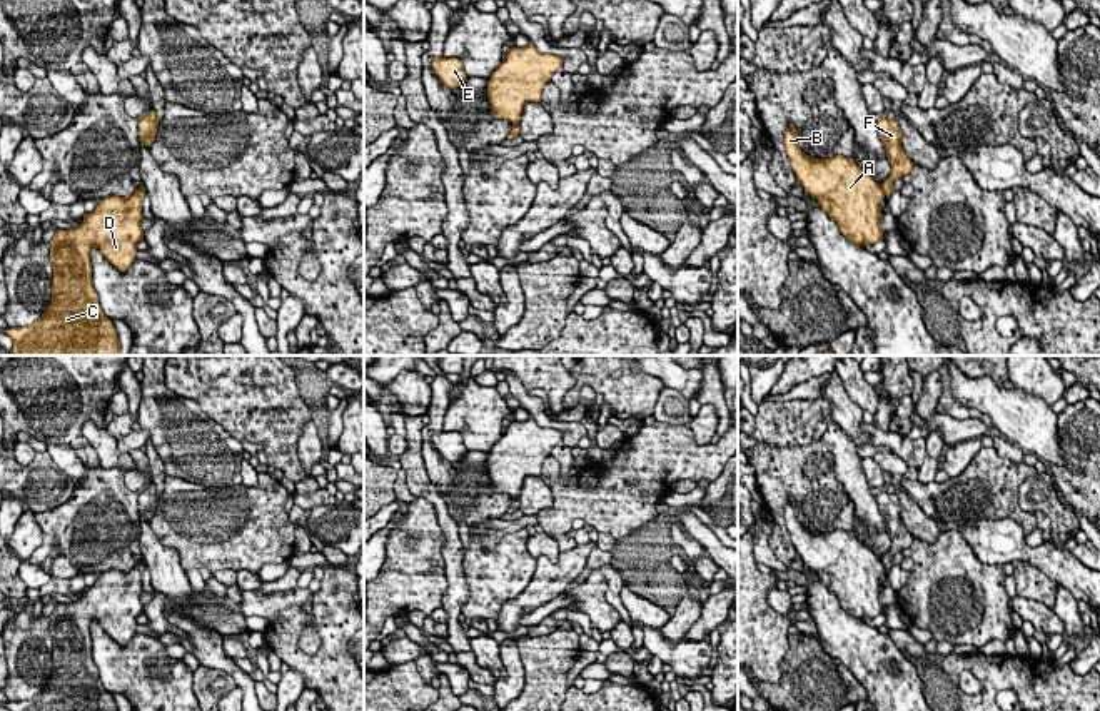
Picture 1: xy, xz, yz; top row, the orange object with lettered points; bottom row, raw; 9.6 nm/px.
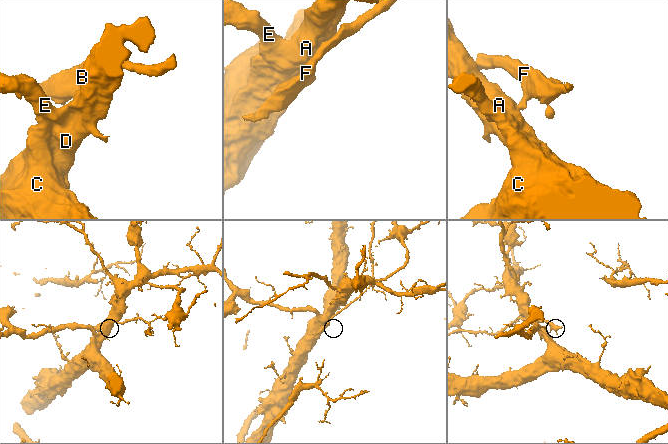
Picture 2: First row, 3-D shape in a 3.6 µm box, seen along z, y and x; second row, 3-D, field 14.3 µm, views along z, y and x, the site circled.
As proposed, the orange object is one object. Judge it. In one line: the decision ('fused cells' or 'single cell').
fused cells

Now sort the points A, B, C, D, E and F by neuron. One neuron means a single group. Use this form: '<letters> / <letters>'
A B C D E / F

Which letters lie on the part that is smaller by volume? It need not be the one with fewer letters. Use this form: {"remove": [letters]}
{"remove": ["F"]}

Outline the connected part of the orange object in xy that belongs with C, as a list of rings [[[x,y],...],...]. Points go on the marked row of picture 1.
[[[139,189],[130,197],[105,197],[93,212],[83,215],[78,227],[55,232],[50,240],[53,267],[50,304],[32,325],[5,330],[13,340],[12,356],[120,356],[117,329],[103,314],[93,289],[90,250],[98,247],[120,272],[134,264],[137,244],[144,240],[140,227],[144,195],[145,190]]]

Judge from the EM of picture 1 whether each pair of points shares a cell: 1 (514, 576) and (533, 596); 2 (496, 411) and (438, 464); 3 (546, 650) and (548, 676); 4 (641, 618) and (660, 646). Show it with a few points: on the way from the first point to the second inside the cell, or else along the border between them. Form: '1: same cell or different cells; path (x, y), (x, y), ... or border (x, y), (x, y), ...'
1: different cells; border (536, 559), (531, 581), (503, 605), (499, 615)
2: different cells; border (468, 449), (488, 453)
3: same cell; path (546, 656), (546, 670)
4: different cells; border (640, 626), (658, 630)

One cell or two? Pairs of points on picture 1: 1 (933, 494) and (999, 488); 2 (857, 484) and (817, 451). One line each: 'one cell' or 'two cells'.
1: one cell
2: two cells

